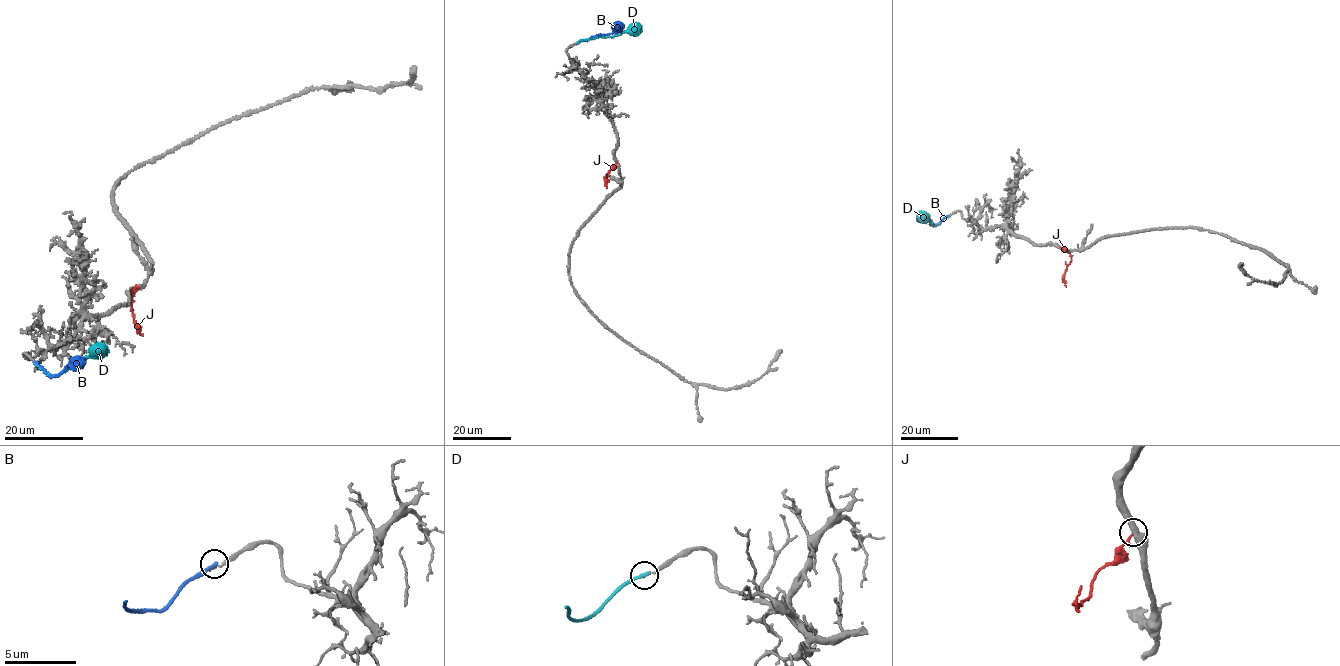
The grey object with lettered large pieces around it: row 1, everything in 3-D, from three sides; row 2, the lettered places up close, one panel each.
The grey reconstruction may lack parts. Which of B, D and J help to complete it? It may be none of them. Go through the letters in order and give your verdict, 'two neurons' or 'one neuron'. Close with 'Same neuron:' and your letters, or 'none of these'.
B: two neurons
D: one neuron
J: two neurons
Same neuron: D

